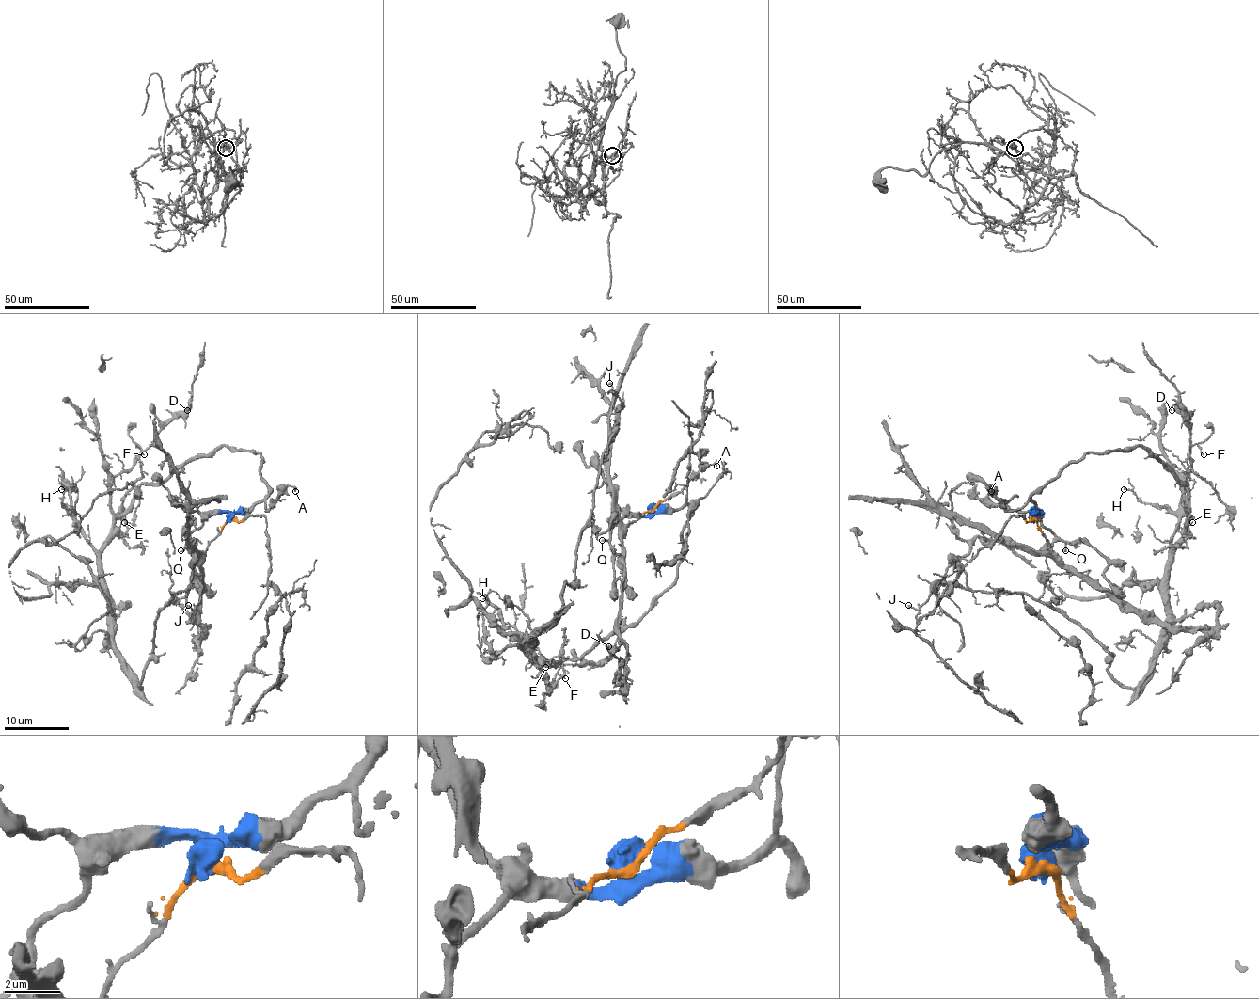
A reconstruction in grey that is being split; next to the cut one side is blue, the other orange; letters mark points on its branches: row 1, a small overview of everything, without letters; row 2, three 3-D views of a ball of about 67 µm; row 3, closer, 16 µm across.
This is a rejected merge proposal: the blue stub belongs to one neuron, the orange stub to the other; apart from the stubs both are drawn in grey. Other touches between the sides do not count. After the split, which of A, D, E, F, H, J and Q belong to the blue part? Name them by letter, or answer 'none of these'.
A, D, E, F, H, J, Q

